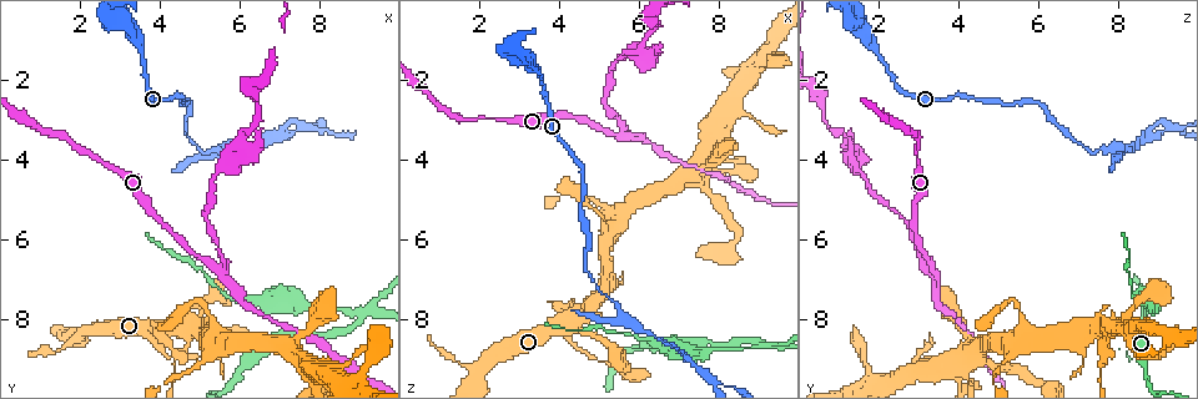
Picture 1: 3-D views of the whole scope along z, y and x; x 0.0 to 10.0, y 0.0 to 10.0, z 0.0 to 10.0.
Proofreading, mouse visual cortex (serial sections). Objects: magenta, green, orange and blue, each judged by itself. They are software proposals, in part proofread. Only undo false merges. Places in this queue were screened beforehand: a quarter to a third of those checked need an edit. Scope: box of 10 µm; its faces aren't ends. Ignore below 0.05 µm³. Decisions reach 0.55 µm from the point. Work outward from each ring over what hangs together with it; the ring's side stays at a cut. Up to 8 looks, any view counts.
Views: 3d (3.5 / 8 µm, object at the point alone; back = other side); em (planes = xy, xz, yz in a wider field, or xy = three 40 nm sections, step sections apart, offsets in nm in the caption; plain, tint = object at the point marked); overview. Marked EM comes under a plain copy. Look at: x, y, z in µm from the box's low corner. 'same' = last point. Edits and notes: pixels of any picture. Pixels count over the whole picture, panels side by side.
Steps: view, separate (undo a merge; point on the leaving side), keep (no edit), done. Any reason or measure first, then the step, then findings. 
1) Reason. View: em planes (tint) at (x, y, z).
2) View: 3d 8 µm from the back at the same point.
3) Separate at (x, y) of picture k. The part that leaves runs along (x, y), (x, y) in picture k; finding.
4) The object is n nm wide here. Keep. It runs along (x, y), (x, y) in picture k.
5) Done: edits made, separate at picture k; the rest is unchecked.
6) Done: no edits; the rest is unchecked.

View: 3d 8 µm from the back at (5.05, 9.20, 5.10).

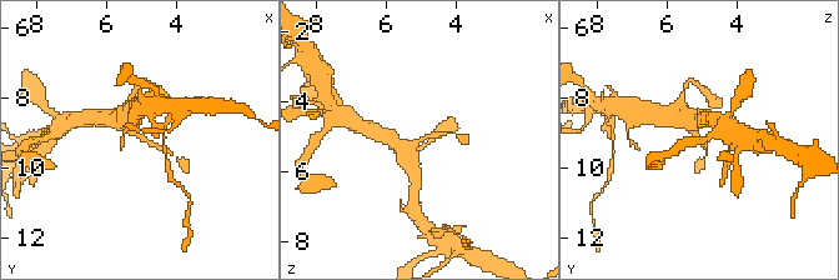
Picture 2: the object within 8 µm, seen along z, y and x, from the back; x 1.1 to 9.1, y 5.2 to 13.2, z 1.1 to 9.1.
View: 3d 3.5 µm at the same point.

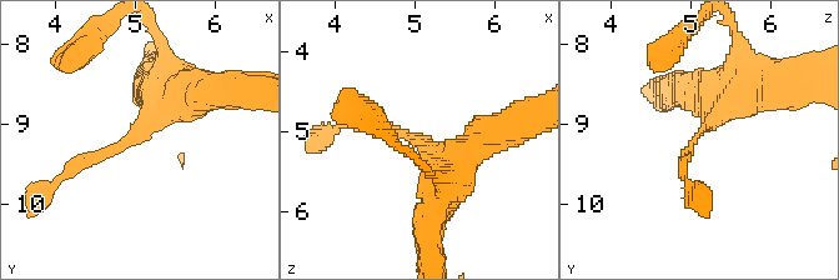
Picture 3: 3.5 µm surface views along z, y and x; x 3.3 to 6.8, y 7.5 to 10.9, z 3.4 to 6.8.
View: em xy step 5 (tint) at (5.05, 9.10, 5.10).

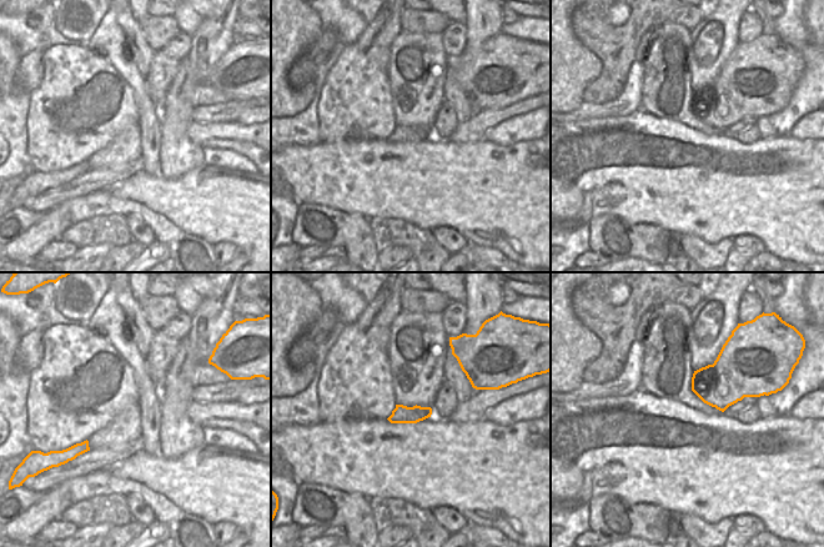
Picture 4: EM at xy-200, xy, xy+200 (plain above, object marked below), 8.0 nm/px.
The arms are 150, 600 nm wide. Keep. It runs along (160, 93), (149, 128), (68, 174) in picture 3; continuous, no second cell.

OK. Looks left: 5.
Abrupt turn. View: 3d 8 µm at (5.65, 3.70, 7.95).

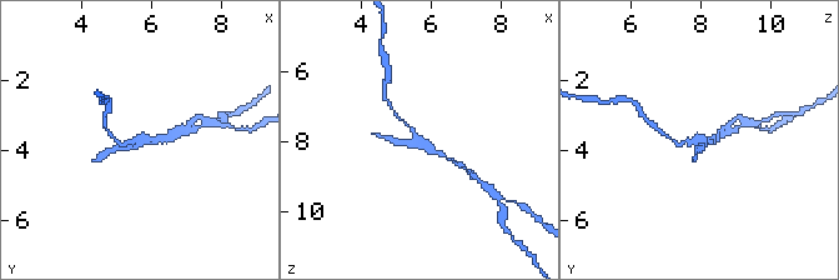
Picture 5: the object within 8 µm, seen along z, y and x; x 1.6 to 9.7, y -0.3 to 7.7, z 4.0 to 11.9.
View: em planes (tint) at the same point.

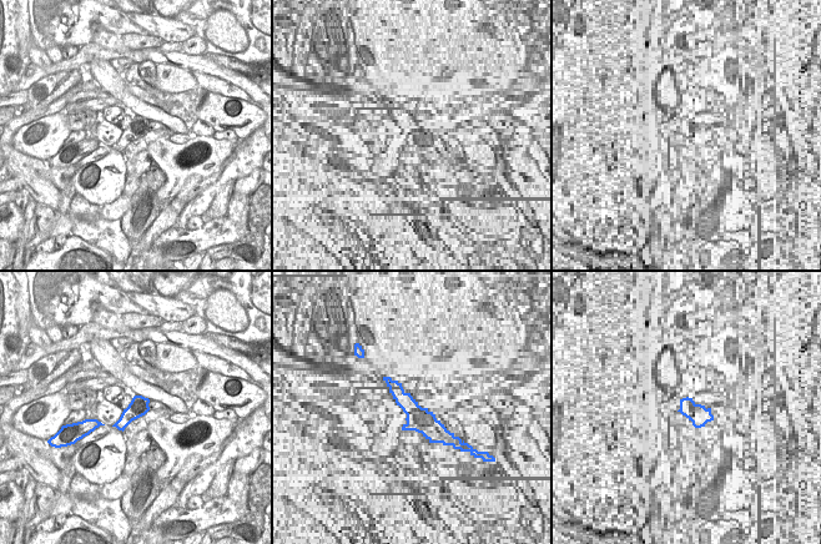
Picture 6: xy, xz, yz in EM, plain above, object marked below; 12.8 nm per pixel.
The object is 240 nm wide here. Separate at (501, 219) of picture 5. The part that leaves runs along (162, 140), (202, 124) in picture 5; two cells meet here.

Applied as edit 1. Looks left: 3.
Done: edits made, separate at picture 5; the rest is unchecked.

